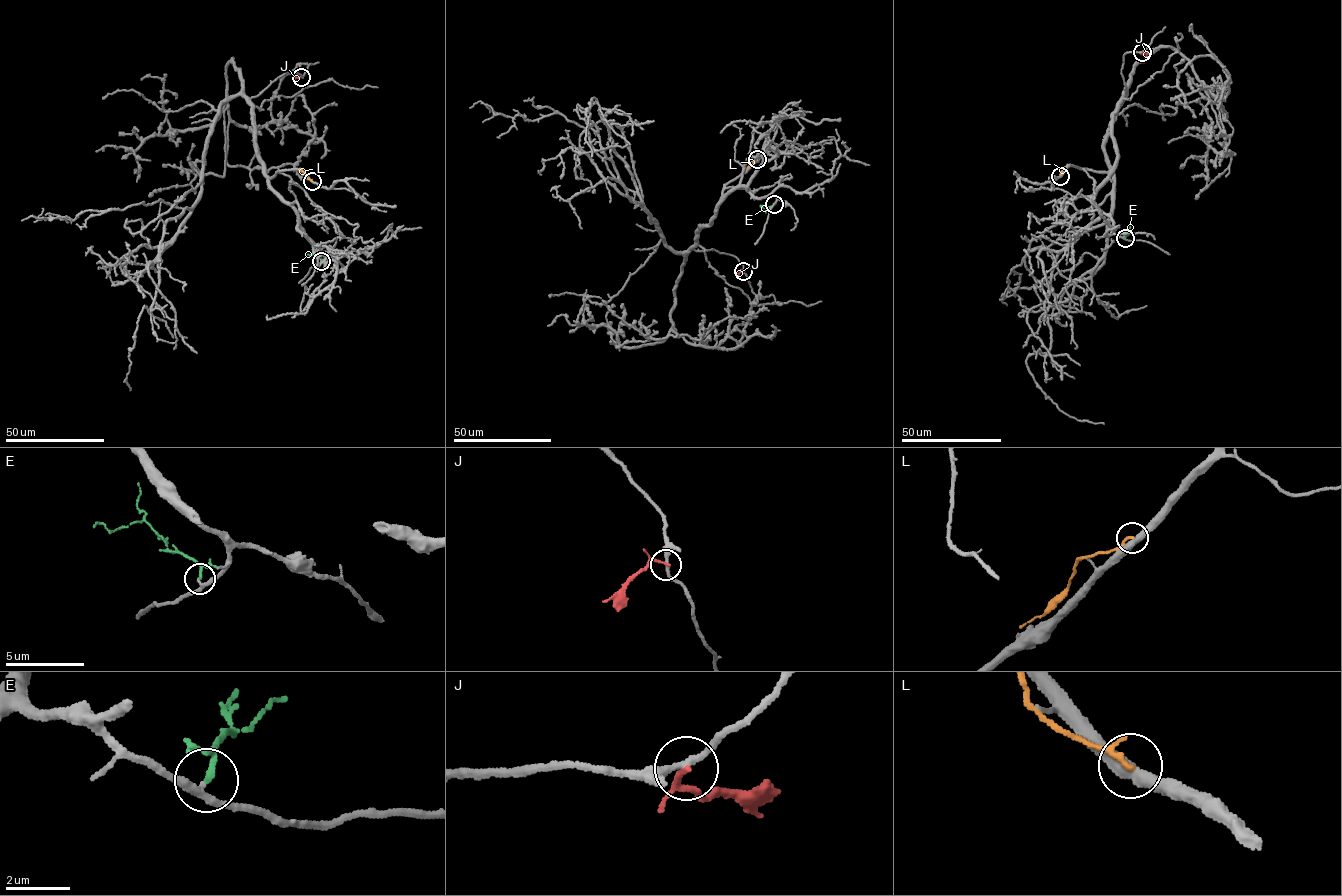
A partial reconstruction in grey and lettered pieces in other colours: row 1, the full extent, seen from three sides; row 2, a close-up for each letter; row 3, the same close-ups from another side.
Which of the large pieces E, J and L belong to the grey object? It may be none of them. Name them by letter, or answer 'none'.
E

